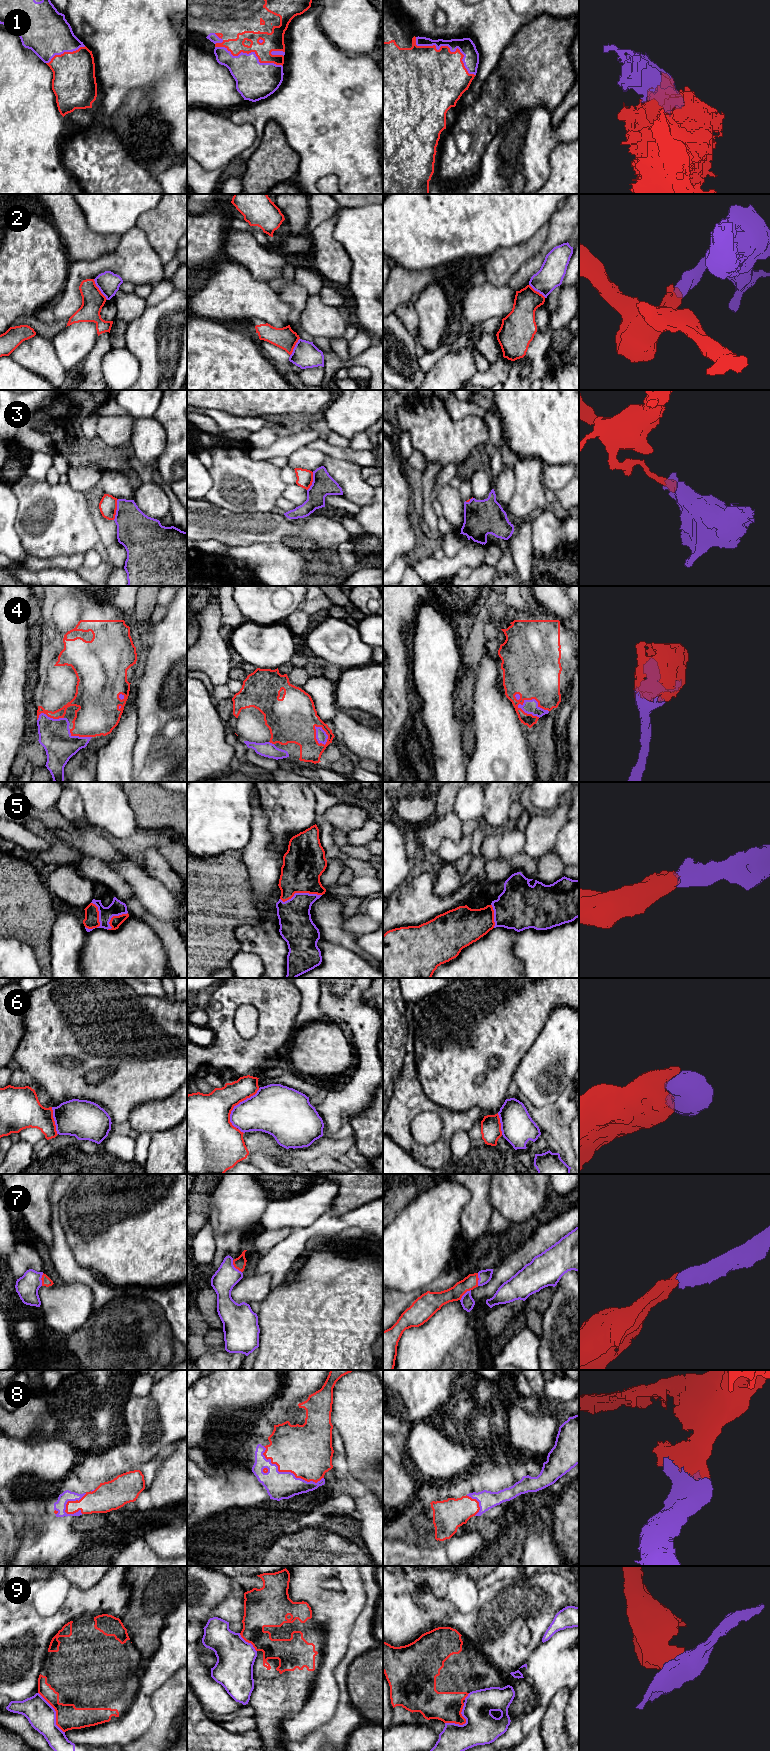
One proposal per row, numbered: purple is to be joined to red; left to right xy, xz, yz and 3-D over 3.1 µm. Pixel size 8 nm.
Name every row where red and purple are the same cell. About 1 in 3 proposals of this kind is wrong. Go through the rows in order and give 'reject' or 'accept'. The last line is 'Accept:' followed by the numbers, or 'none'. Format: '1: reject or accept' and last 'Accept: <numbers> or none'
1: accept
2: reject
3: reject
4: accept
5: accept
6: accept
7: accept
8: accept
9: reject
Accept: 1, 4, 5, 6, 7, 8

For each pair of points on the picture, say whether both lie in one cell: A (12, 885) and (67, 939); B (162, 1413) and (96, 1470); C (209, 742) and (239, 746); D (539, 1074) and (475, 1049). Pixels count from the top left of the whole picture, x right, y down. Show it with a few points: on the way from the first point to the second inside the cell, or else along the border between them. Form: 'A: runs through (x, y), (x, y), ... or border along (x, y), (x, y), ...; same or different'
A: border along (58, 914), (51, 931), (50, 948); different
B: runs through (148, 1424), (114, 1459); same
C: border along (231, 745), (236, 761); different
D: border along (531, 1046), (516, 1068), (512, 1080); different

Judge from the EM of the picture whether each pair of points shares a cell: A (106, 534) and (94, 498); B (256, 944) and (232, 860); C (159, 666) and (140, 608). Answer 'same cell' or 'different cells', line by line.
A: same cell
B: different cells
C: different cells

